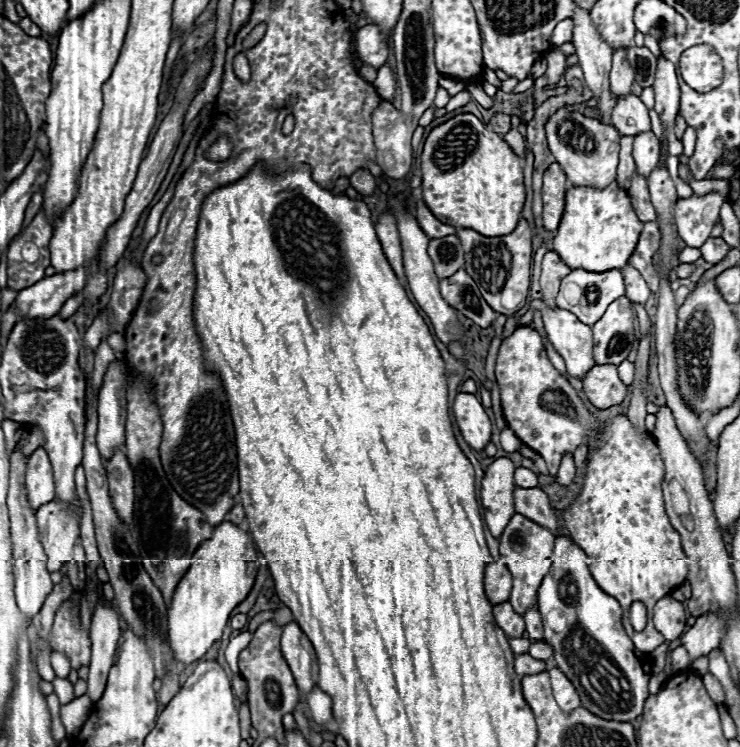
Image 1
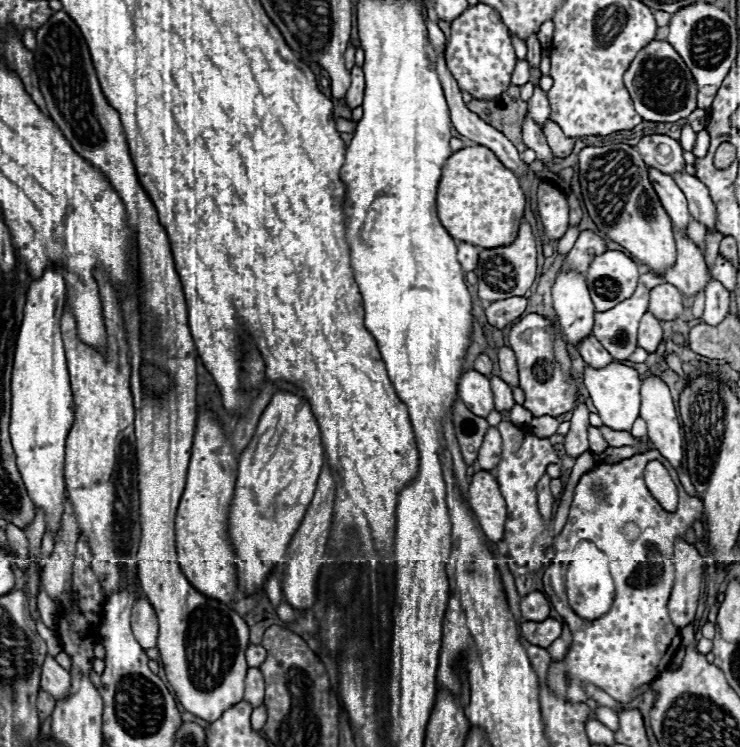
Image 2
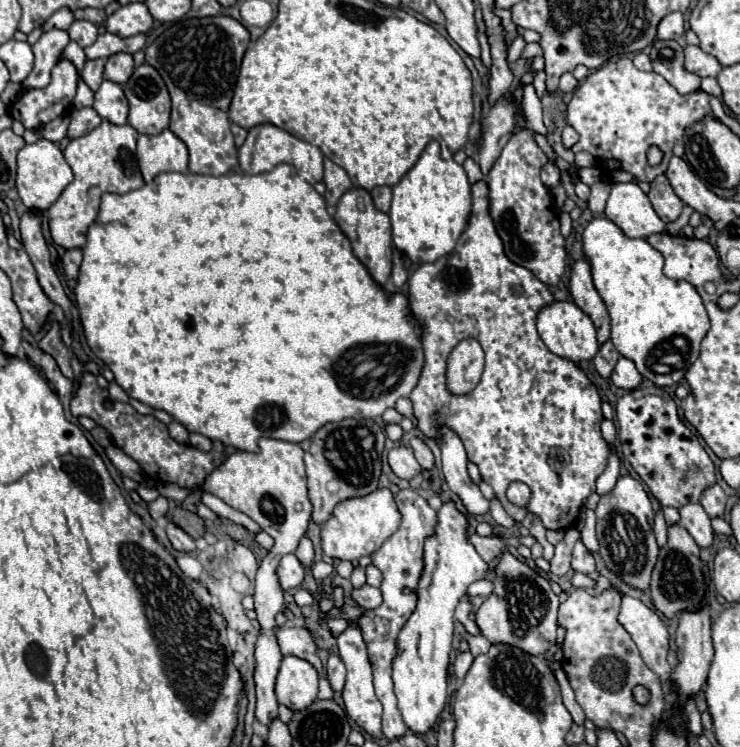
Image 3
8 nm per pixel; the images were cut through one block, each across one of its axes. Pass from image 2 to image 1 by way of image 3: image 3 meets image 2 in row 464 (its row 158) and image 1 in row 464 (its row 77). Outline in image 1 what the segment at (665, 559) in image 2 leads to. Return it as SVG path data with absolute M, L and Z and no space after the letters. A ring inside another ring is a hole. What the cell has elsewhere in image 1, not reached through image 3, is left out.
M626 416L610 418L604 424L604 432L598 434L594 450L590 452L580 496L574 500L574 504L570 504L564 510L566 528L574 540L574 544L580 550L584 550L584 554L588 556L588 570L590 570L592 578L608 596L612 596L620 602L622 612L624 612L622 614L624 628L626 628L628 636L632 638L632 642L636 644L636 648L642 652L652 652L654 648L666 644L664 636L660 636L660 632L656 632L656 628L652 624L652 608L654 608L656 600L668 596L680 584L684 584L686 574L688 574L688 562L682 552L680 536L672 528L672 524L664 512L662 476L664 476L664 468L662 468L660 452L658 452L654 440L648 434L646 434L646 440L642 440ZM634 600L644 602L648 608L648 624L640 632L636 632L628 620L628 610Z

